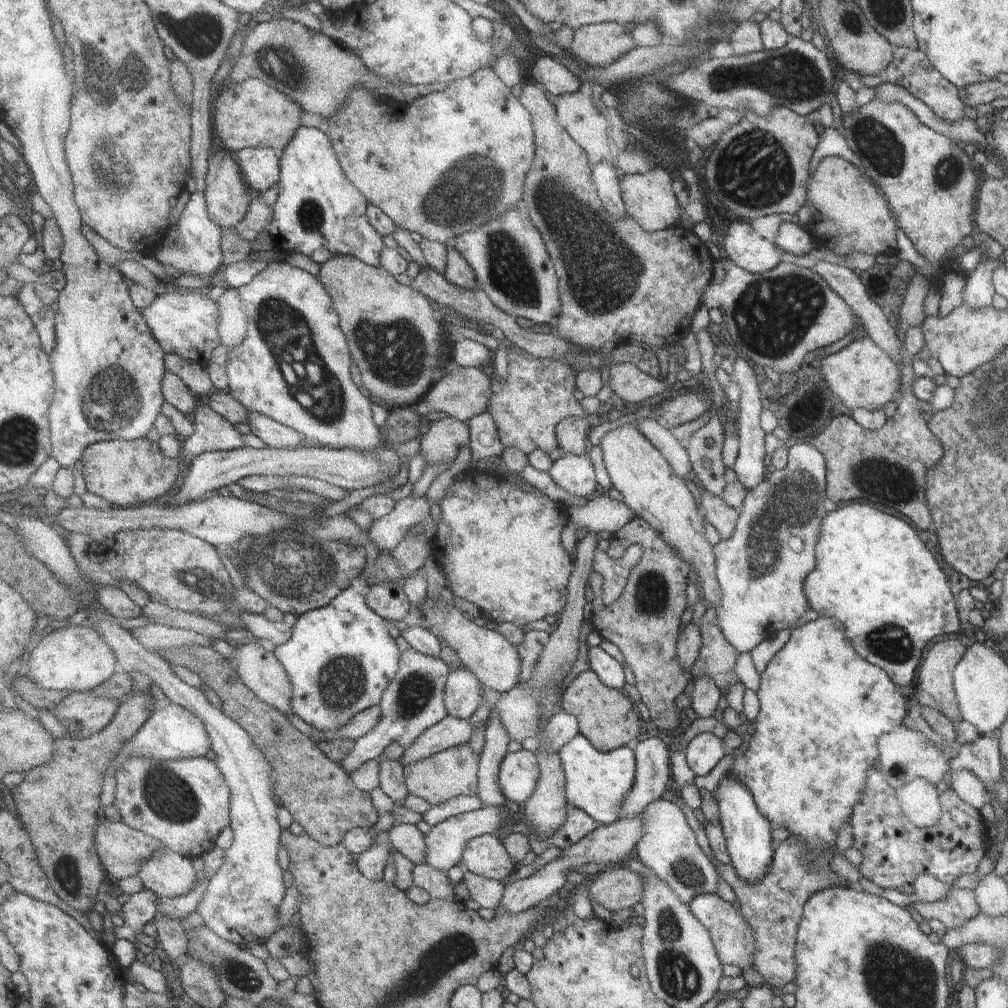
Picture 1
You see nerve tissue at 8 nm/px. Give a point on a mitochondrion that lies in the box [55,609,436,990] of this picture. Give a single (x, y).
(163, 793)

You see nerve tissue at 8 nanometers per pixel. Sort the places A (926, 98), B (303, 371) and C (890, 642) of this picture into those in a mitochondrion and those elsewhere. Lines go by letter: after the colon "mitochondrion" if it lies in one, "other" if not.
A: other
B: mitochondrion
C: mitochondrion

